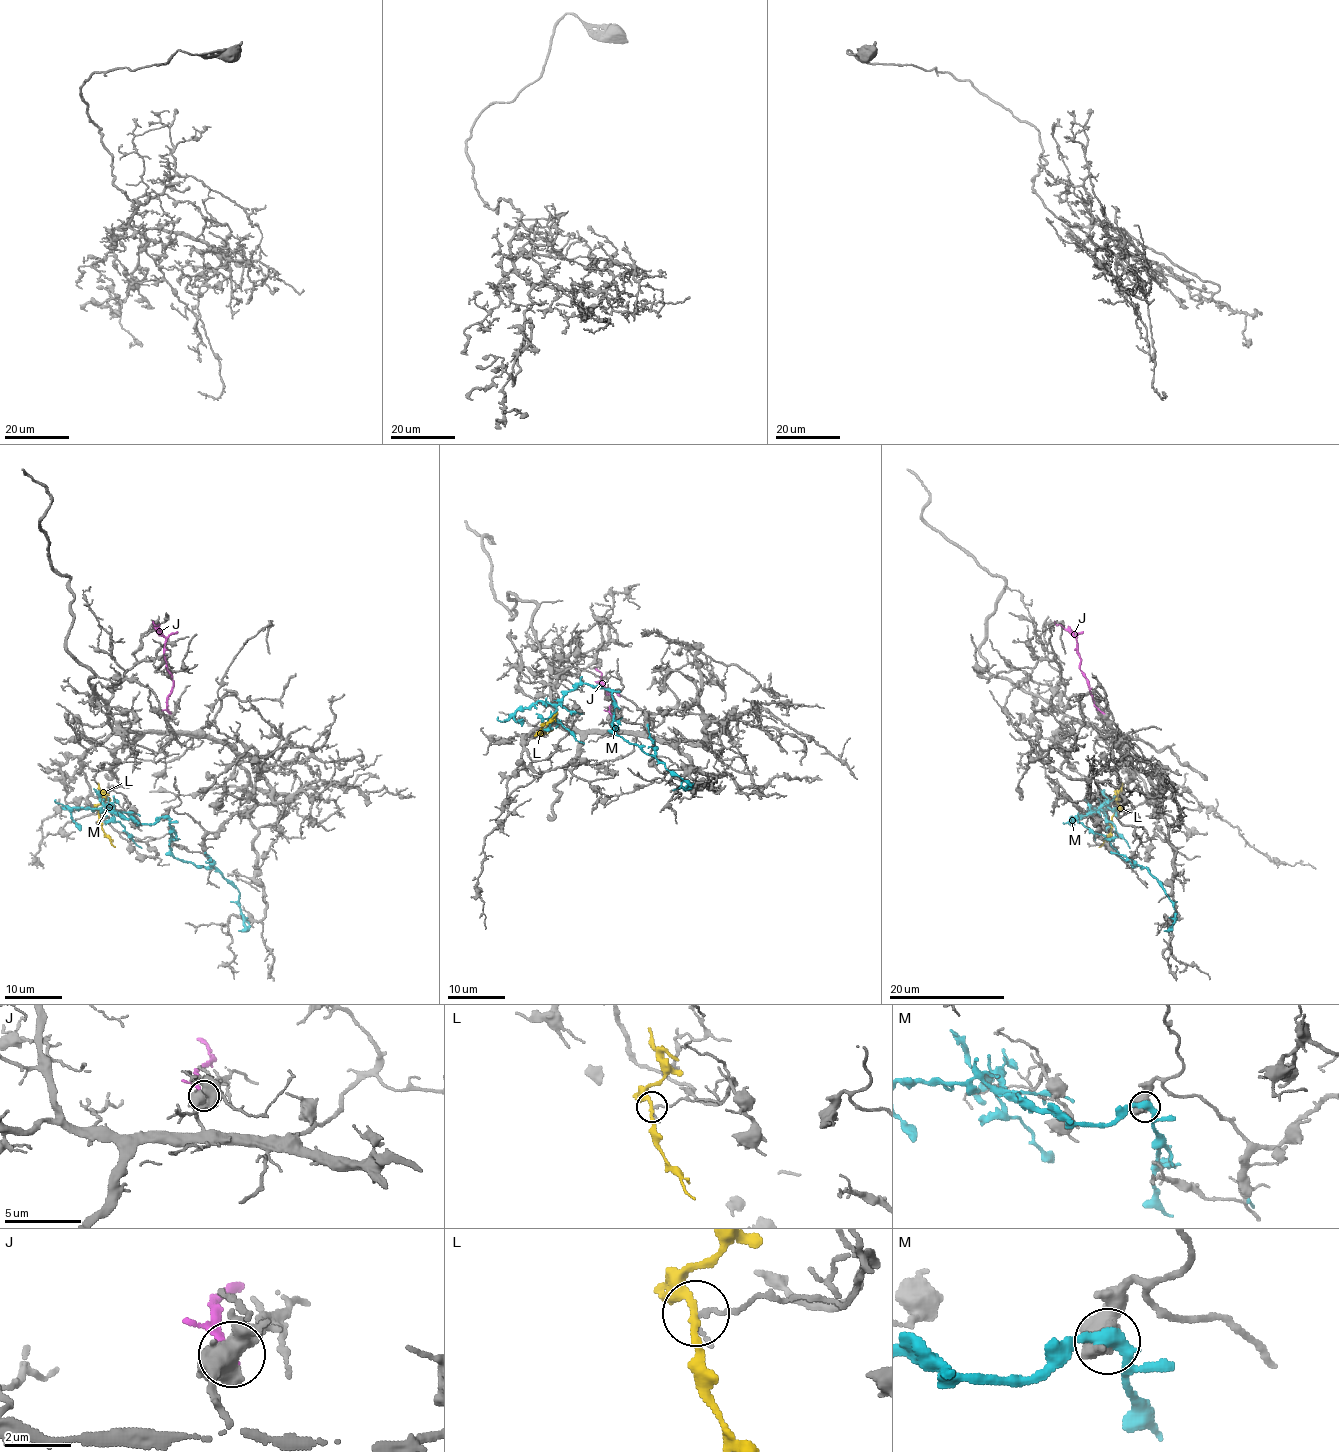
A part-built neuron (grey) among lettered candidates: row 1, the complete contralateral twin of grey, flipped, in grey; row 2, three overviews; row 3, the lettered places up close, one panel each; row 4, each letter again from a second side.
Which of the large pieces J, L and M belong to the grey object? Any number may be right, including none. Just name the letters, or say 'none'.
none

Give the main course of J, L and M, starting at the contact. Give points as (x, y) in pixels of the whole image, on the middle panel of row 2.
J: (612, 715), (610, 707), (615, 700), (606, 692), (602, 674), (594, 668)
L: (541, 728), (557, 713)
M: (609, 689), (613, 700), (612, 730), (655, 757), (681, 779), (684, 788), (687, 783), (681, 778)

